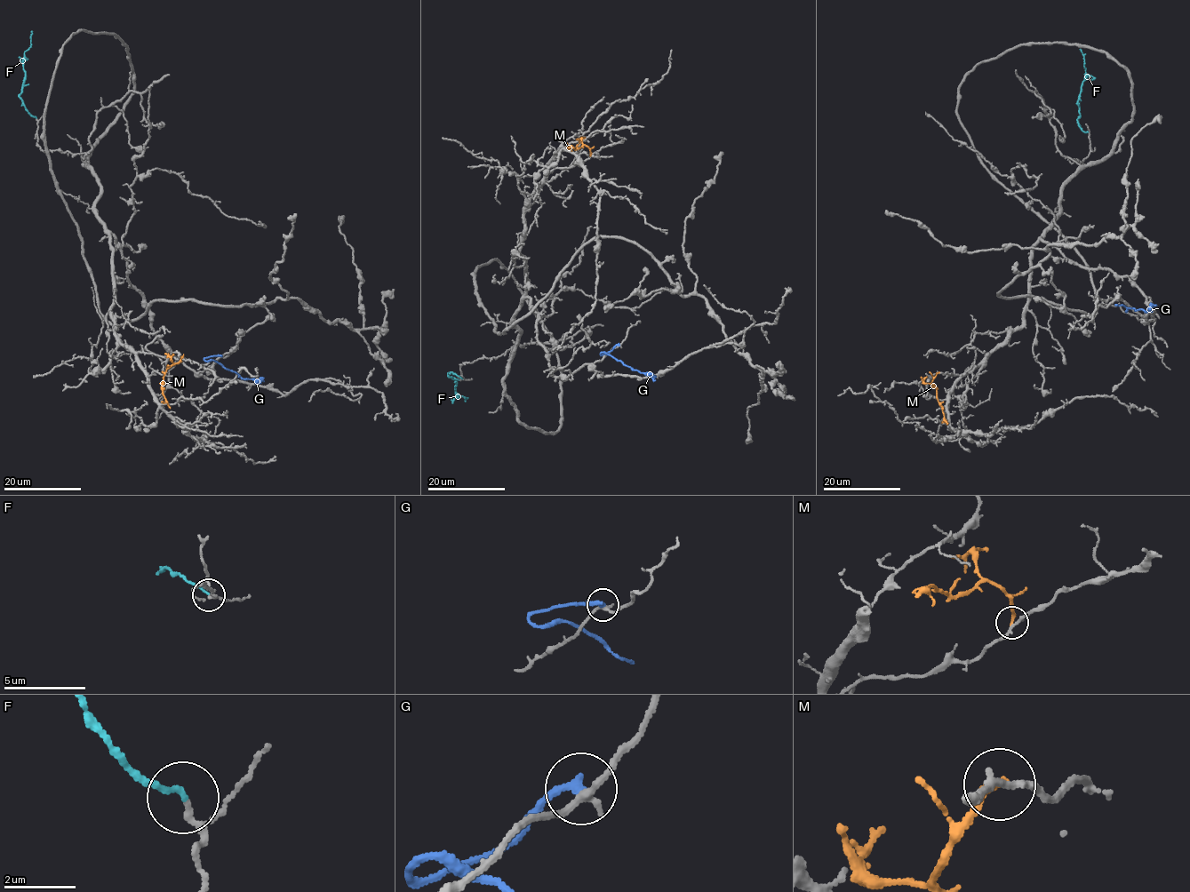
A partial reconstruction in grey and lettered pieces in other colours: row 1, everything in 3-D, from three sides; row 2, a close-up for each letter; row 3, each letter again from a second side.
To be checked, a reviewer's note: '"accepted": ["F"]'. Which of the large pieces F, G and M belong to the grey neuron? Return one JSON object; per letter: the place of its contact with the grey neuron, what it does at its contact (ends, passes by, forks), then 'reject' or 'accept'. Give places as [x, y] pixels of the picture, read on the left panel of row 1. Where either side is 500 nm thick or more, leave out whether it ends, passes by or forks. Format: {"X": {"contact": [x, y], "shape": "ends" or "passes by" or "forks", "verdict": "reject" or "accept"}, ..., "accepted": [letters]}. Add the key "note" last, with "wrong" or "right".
{"F": {"contact": [35, 117], "shape": "ends", "verdict": "accept"}, "G": {"contact": [221, 356], "shape": "ends", "verdict": "reject"}, "M": {"contact": [180, 357], "shape": "ends", "verdict": "reject"}, "accepted": ["F"], "note": "right"}

